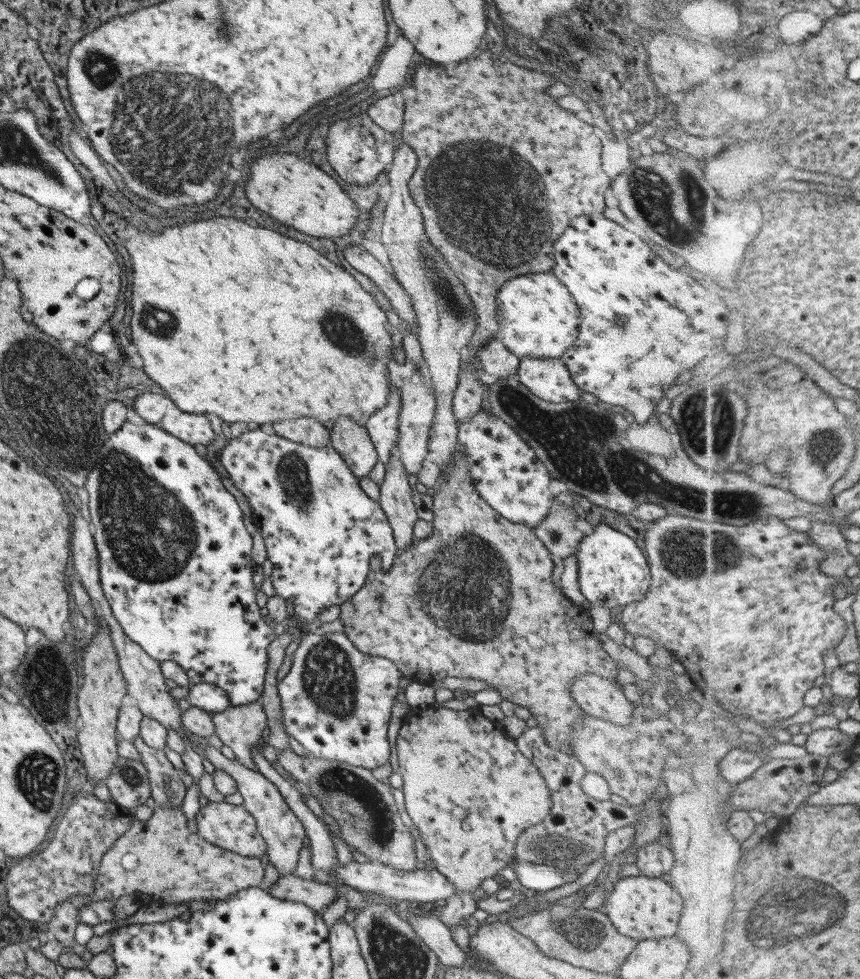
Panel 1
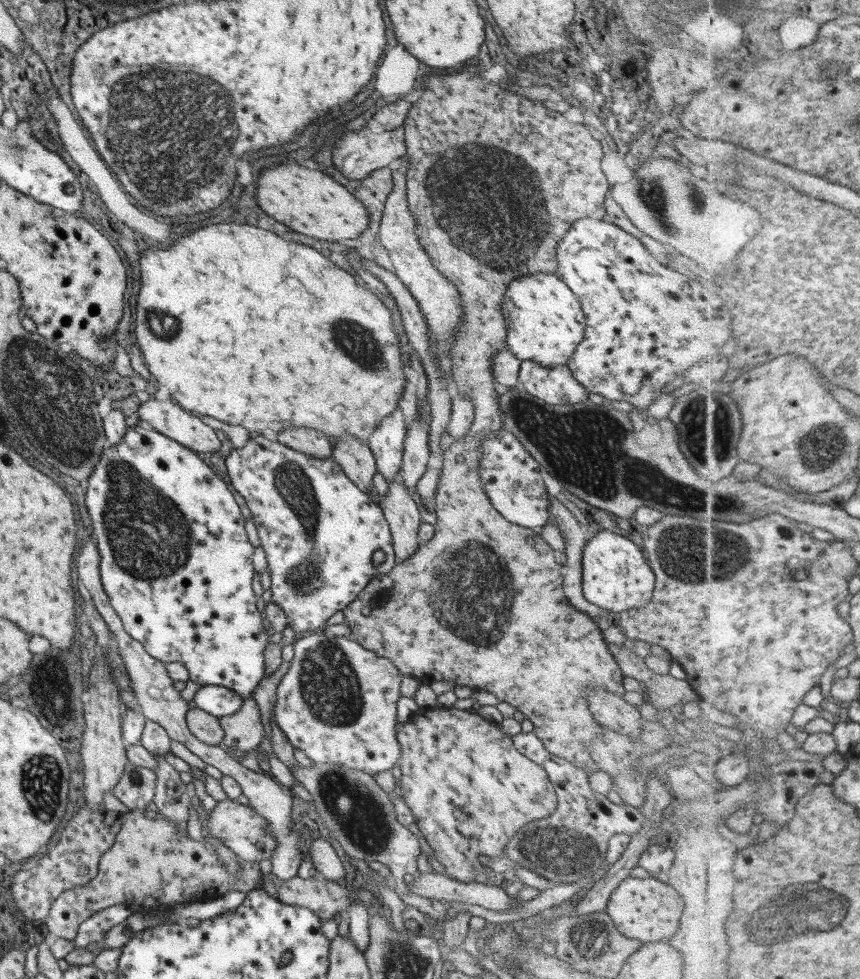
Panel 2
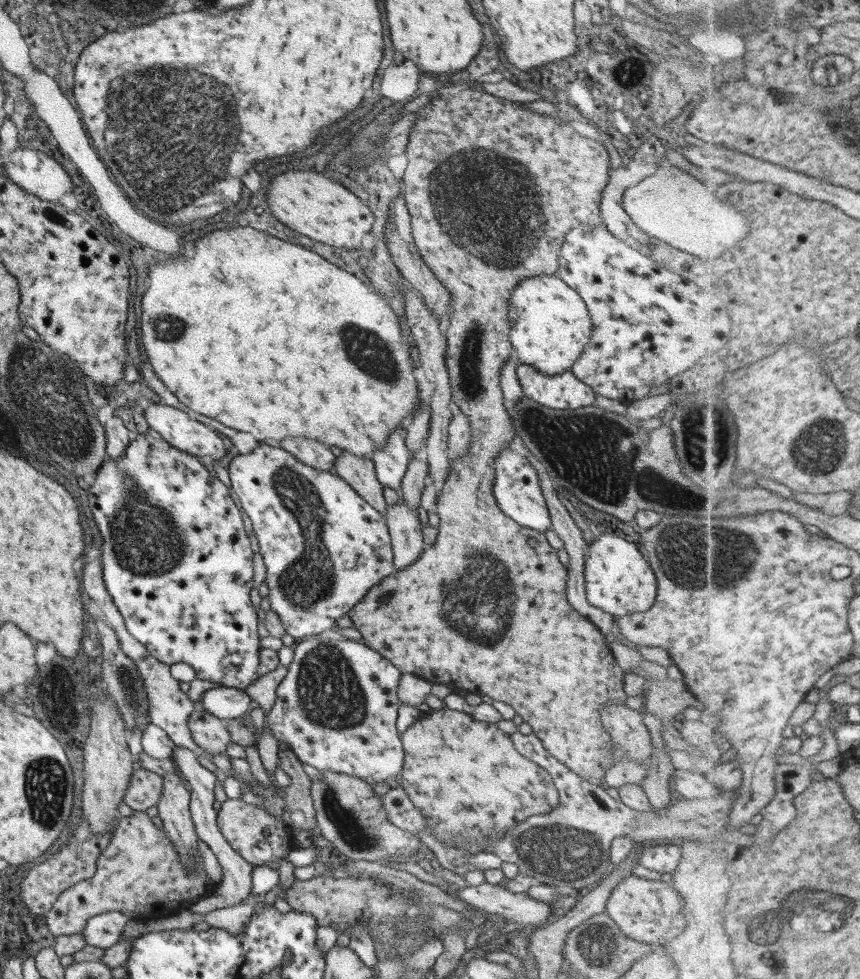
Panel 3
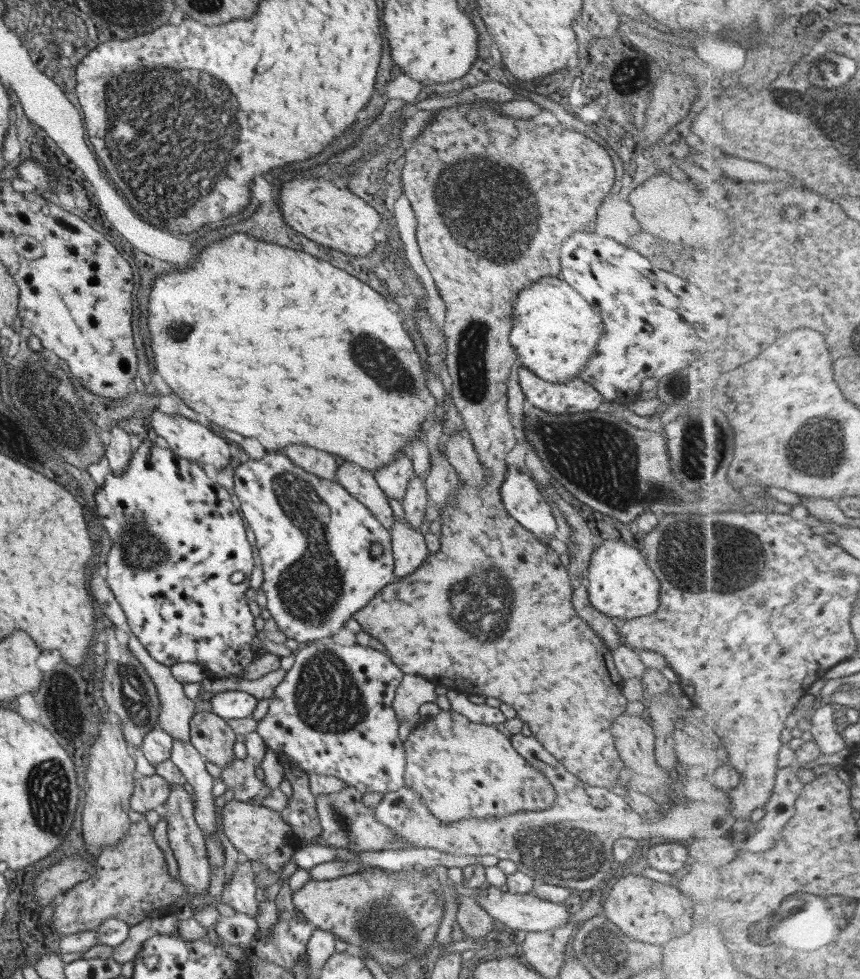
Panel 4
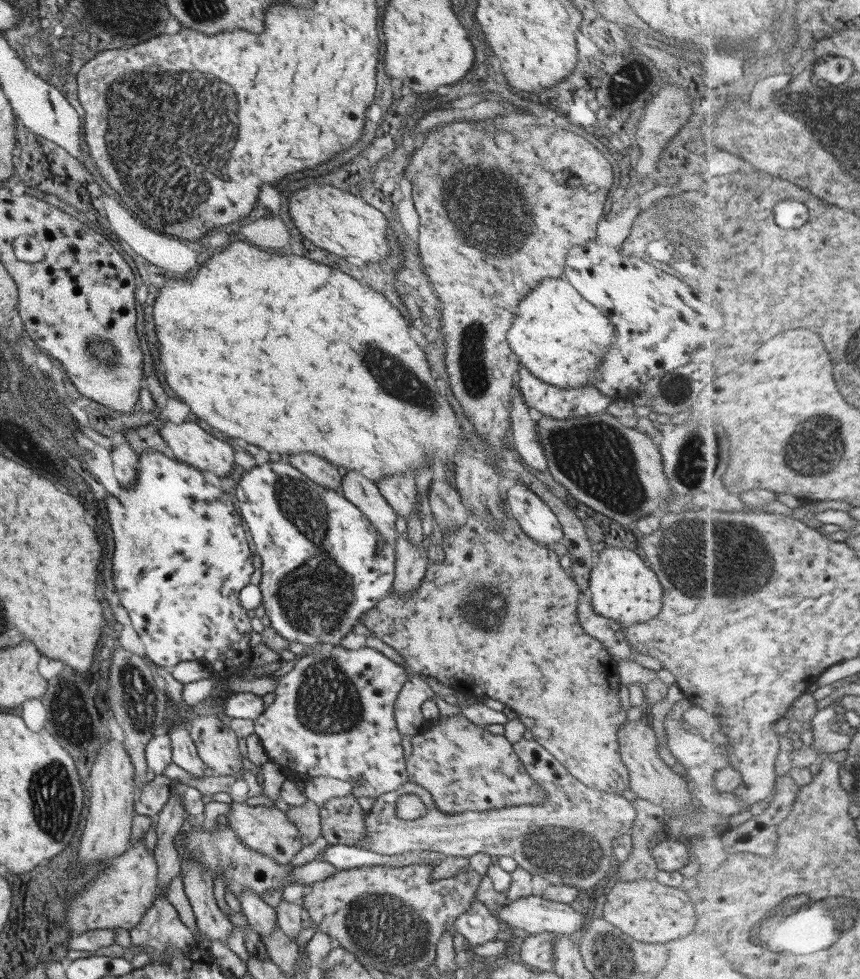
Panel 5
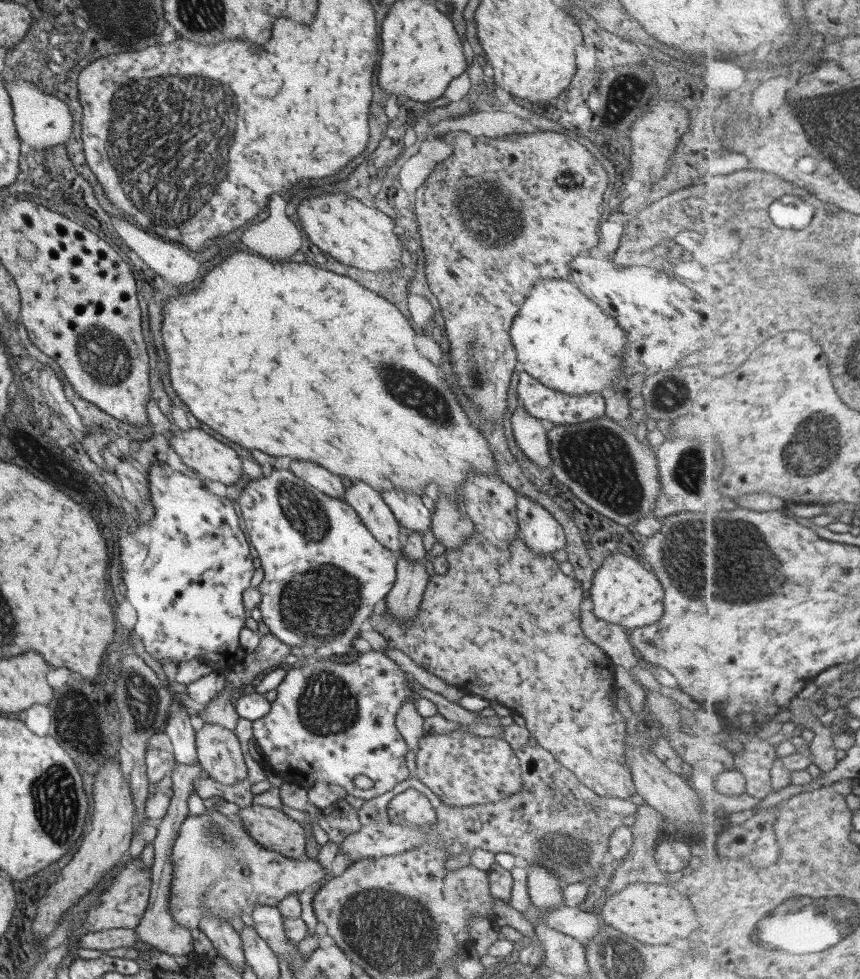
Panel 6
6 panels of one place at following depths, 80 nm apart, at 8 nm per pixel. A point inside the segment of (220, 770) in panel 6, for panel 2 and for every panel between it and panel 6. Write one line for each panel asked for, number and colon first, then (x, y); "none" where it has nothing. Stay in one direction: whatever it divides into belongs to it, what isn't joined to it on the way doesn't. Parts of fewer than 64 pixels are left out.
2: (204, 727)
3: (209, 733)
4: (211, 737)
5: (216, 744)

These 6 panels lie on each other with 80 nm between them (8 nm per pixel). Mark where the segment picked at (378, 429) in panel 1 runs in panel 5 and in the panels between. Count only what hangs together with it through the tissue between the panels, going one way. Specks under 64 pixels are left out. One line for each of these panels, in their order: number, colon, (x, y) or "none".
2: (386, 441)
3: (390, 462)
4: (392, 478)
5: (398, 491)

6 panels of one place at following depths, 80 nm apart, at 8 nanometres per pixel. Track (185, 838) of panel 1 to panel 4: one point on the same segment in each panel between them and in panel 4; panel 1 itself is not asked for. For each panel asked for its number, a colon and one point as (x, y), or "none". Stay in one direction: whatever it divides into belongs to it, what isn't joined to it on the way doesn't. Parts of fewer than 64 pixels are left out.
2: (147, 857)
3: (139, 866)
4: (130, 878)

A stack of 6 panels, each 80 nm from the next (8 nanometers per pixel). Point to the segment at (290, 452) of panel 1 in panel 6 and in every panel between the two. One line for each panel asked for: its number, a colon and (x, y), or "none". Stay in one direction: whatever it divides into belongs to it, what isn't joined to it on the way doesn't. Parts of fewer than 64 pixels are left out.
2: (317, 530)
3: (323, 547)
4: (323, 556)
5: (323, 565)
6: (323, 572)

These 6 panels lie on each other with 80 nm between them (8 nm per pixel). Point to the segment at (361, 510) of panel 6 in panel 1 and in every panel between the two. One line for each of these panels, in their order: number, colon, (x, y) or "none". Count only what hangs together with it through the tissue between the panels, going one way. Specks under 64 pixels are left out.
1: (351, 442)
2: (353, 457)
3: (358, 472)
4: (359, 483)
5: (358, 490)

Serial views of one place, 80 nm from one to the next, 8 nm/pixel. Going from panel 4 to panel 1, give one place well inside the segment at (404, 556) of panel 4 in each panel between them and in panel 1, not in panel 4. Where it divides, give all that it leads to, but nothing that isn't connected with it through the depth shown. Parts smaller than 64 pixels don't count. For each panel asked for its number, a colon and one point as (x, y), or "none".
1: (395, 501)
2: (399, 510)
3: (405, 533)

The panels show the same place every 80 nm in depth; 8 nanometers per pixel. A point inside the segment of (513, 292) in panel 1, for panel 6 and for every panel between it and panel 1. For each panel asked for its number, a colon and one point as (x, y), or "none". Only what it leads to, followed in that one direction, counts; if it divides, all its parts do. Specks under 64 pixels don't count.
2: (544, 323)
3: (549, 326)
4: (554, 331)
5: (560, 338)
6: (561, 339)

